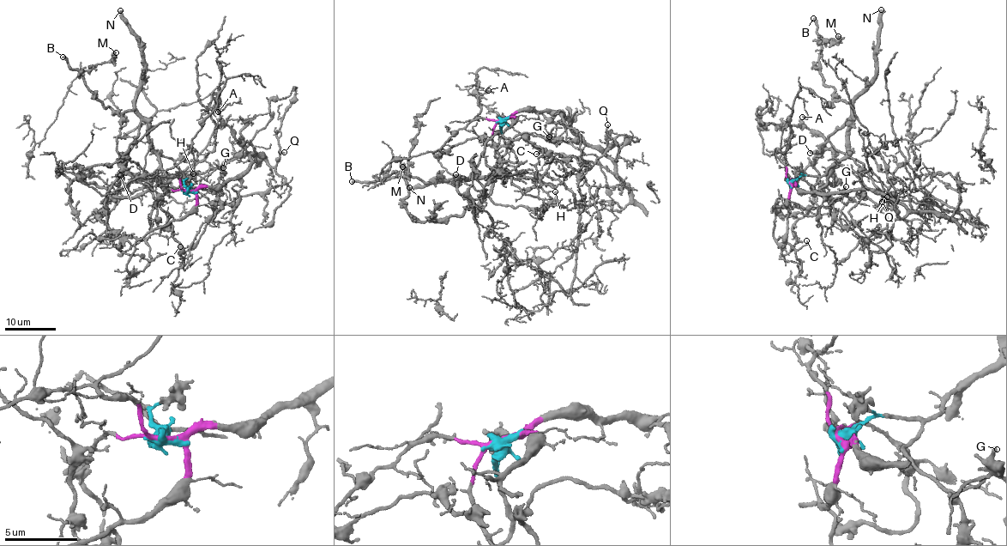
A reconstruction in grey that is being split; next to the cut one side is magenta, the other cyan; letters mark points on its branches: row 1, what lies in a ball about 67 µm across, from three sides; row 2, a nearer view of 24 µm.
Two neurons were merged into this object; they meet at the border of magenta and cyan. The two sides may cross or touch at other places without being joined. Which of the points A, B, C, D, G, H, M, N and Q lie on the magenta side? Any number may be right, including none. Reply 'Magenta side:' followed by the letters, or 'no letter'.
Magenta side: A, C, Q

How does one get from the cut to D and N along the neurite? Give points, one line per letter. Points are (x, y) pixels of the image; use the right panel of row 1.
D: (789, 183), (803, 176), (826, 175), (829, 166), (840, 160), (846, 154), (851, 118), (820, 151), (810, 153)
N: (789, 183), (803, 176), (826, 175), (829, 166), (846, 154), (854, 96), (865, 88), (877, 70), (881, 9)

